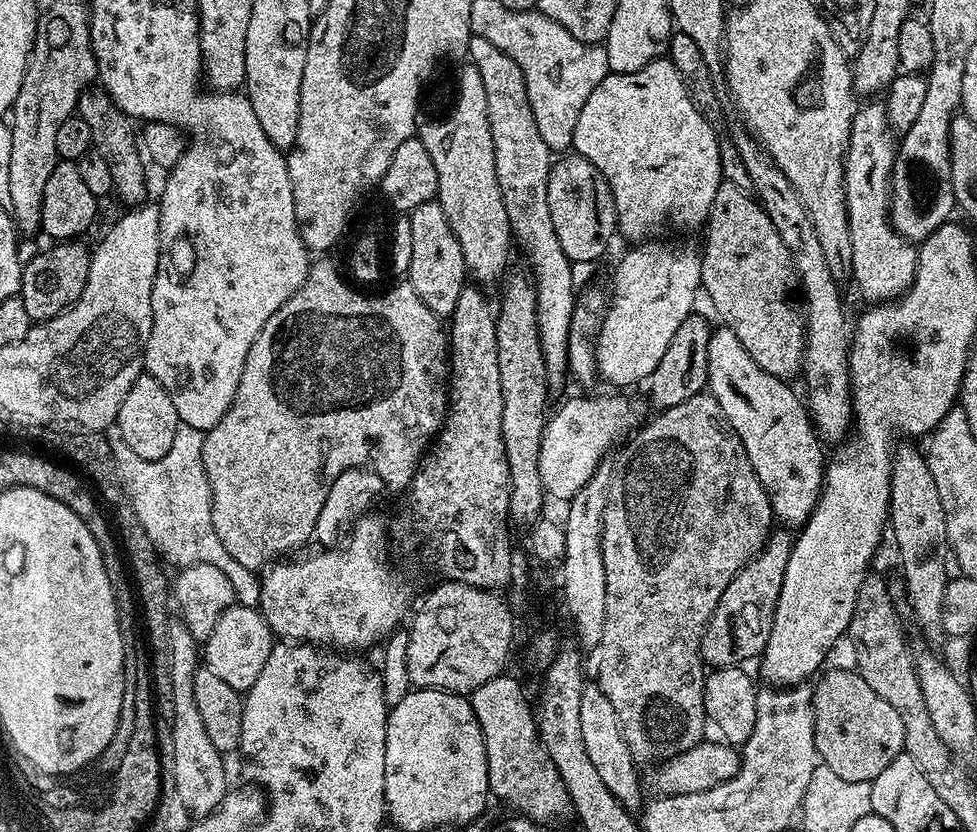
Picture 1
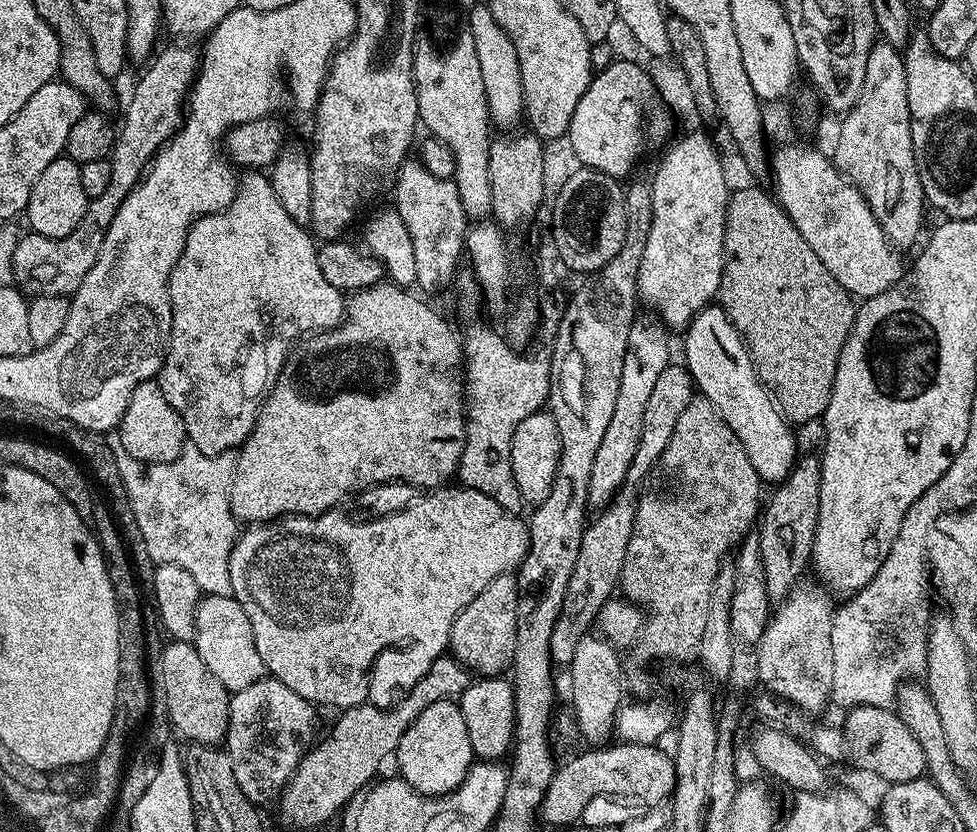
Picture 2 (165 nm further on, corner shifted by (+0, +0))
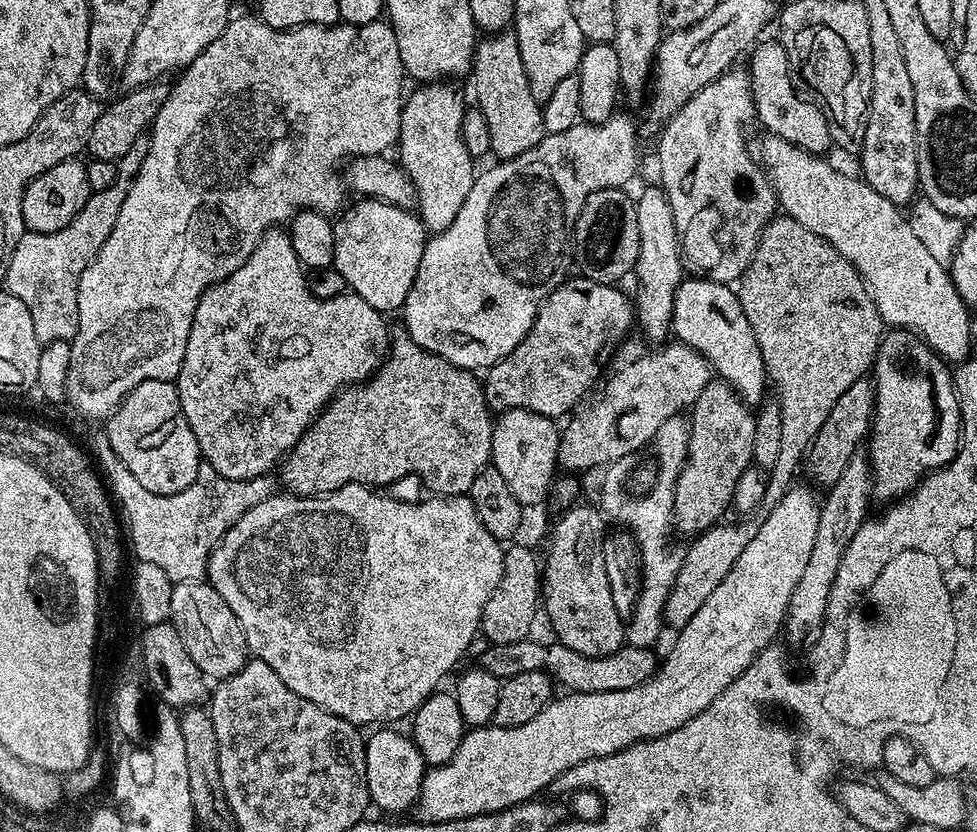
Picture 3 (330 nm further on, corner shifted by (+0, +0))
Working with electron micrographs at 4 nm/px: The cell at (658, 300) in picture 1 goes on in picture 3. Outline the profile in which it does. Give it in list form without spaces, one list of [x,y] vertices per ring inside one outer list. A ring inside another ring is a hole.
[[[740,66],[723,72],[694,98],[690,98],[672,116],[667,117],[664,133],[660,136],[660,180],[664,196],[670,202],[676,229],[680,232],[682,259],[697,277],[719,284],[731,285],[739,281],[748,263],[752,261],[764,226],[778,212],[776,189],[769,173],[759,163],[752,161],[744,145],[743,128],[753,123],[756,106],[752,101],[752,78]]]

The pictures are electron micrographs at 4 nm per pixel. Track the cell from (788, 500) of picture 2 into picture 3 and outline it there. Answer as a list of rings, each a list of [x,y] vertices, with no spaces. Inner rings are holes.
[[[868,378],[854,382],[854,386],[850,386],[850,390],[846,390],[846,394],[838,398],[838,402],[834,402],[834,410],[826,414],[822,430],[818,430],[808,448],[806,468],[808,464],[808,476],[813,480],[813,485],[821,484],[821,489],[827,490],[834,482],[838,482],[842,470],[846,470],[846,462],[850,462],[850,458],[857,455],[859,448],[856,447],[859,444],[861,447],[862,441],[869,435],[873,411],[874,384]]]

